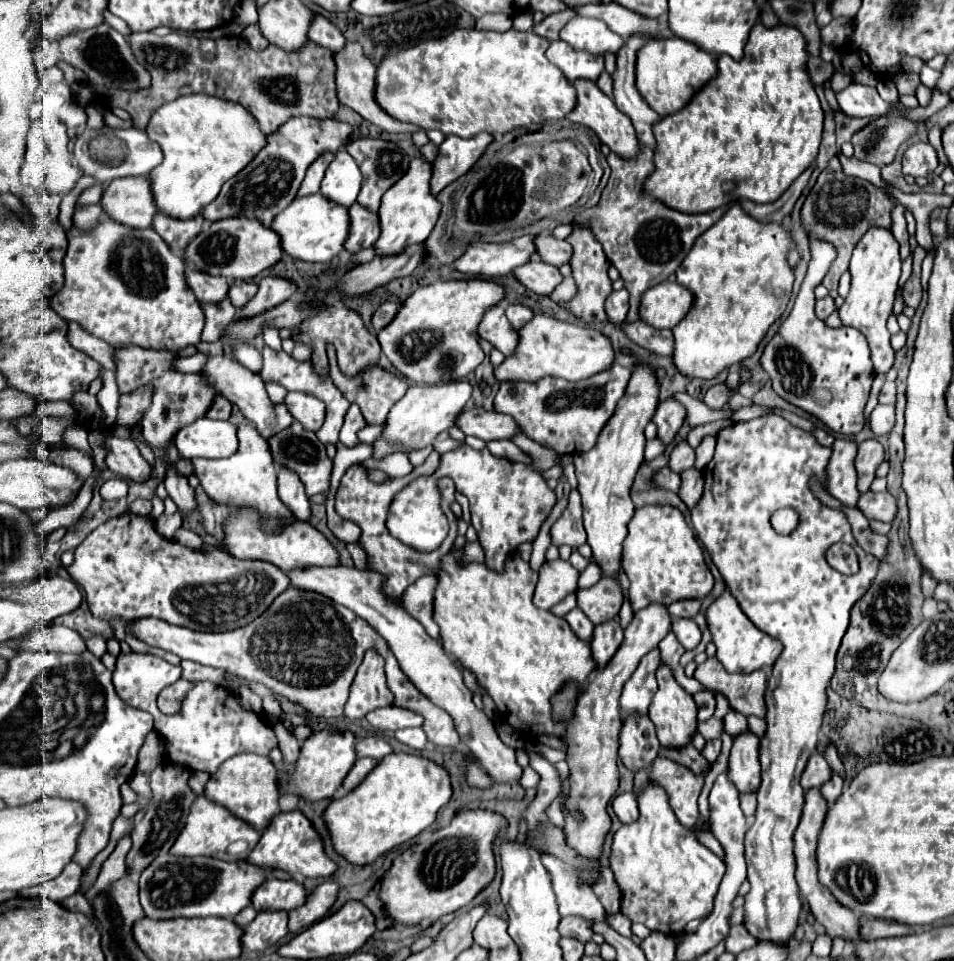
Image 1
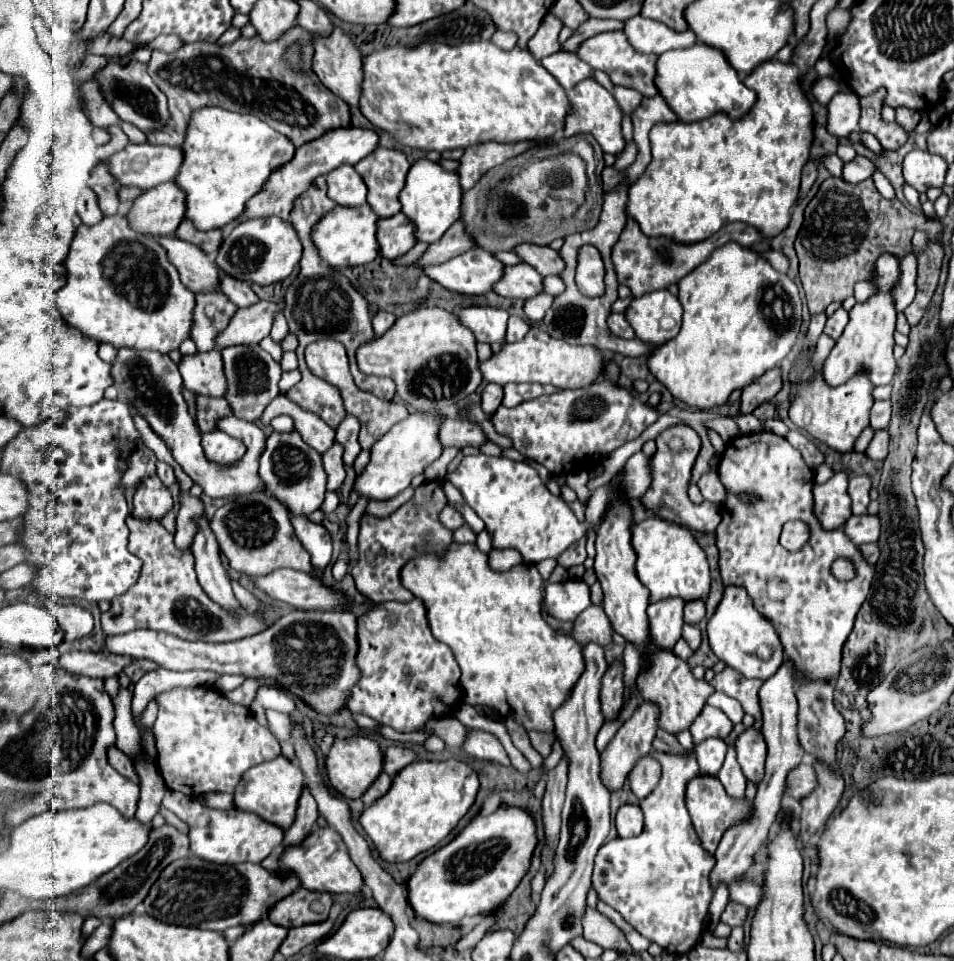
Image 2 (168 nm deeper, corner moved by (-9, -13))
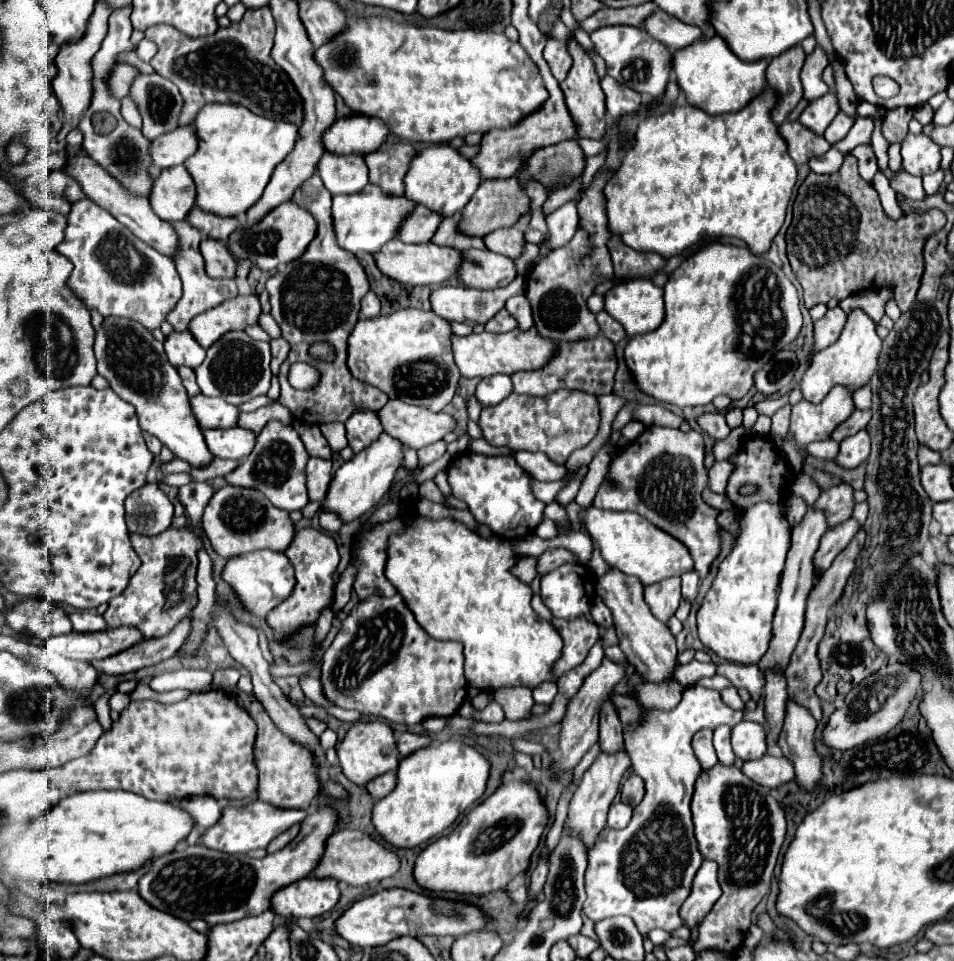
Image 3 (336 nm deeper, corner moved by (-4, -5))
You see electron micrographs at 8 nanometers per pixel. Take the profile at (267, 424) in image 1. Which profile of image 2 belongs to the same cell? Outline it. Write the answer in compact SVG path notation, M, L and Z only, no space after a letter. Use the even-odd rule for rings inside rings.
M194 352L182 356L180 374L184 378L184 388L194 394L224 396L226 376L222 372L220 352Z

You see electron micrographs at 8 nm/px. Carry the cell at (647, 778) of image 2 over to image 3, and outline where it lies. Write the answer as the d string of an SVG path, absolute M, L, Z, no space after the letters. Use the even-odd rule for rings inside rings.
M633 772L633 774L625 780L625 784L623 784L623 788L621 788L621 800L627 802L627 804L637 806L637 804L641 802L643 794L645 794L645 782Z

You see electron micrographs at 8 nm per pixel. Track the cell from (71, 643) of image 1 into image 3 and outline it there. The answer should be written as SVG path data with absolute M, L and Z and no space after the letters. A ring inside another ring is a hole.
M185 620L185 624L177 624L177 628L169 632L169 636L151 638L145 644L135 644L133 648L127 648L125 652L113 654L109 658L93 660L91 666L109 676L123 676L123 674L137 672L141 668L171 658L185 642L189 630L191 630L191 620Z

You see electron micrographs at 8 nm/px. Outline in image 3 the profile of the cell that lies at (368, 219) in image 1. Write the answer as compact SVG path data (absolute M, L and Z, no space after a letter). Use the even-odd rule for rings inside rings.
M417 206L417 208L405 218L405 222L399 226L397 238L399 238L401 242L407 242L407 244L429 242L439 222L441 222L441 216L437 216L435 212L429 212L427 208Z

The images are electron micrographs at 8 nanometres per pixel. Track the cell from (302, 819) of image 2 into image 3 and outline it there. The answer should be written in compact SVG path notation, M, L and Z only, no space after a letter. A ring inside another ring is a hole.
M295 824L295 826L291 826L287 832L283 832L283 834L279 834L269 846L267 846L267 852L271 854L271 852L275 852L275 850L281 850L283 846L287 846L297 834L299 834L299 830L301 830L301 824Z

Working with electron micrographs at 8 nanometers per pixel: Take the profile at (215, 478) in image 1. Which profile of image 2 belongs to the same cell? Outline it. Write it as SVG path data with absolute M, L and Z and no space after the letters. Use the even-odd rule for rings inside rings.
M118 348L118 356L112 362L112 380L114 386L126 396L126 400L146 418L148 424L150 420L154 420L150 428L156 428L154 432L164 440L164 444L172 452L172 458L196 484L202 486L204 494L208 494L210 498L228 498L264 490L262 480L258 478L258 460L266 444L266 434L254 422L236 416L224 416L222 420L218 420L216 428L241 440L246 446L246 456L234 466L220 466L206 460L200 446L200 430L190 416L188 404L182 396L182 376L178 372L178 366L168 356L162 356L162 352L154 350L138 352L134 348Z

